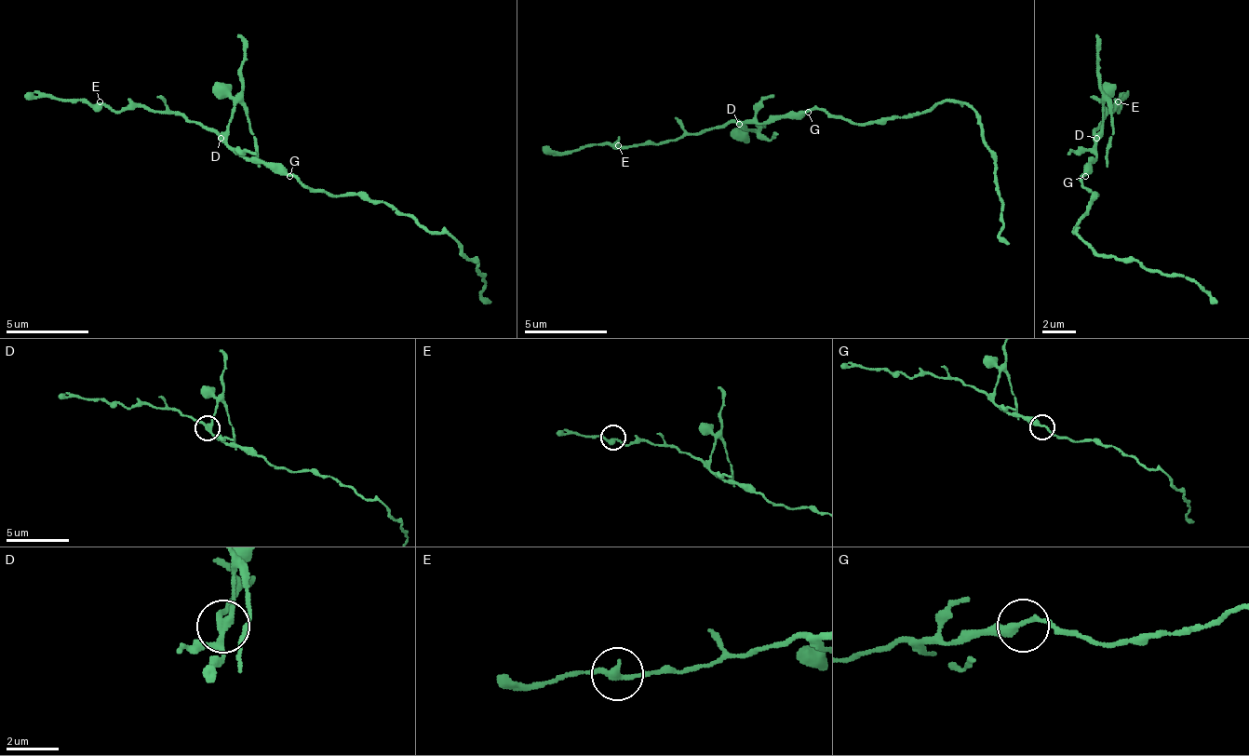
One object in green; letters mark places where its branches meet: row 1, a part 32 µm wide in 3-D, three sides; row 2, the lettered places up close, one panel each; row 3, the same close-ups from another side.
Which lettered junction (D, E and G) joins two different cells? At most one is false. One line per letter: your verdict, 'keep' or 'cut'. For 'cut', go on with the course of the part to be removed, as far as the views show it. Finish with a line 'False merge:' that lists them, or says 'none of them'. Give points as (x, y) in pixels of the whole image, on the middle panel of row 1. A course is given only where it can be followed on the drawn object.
D: cut; foreign part runs (737, 125), (767, 141), (779, 133)
E: keep
G: keep
False merge: D

